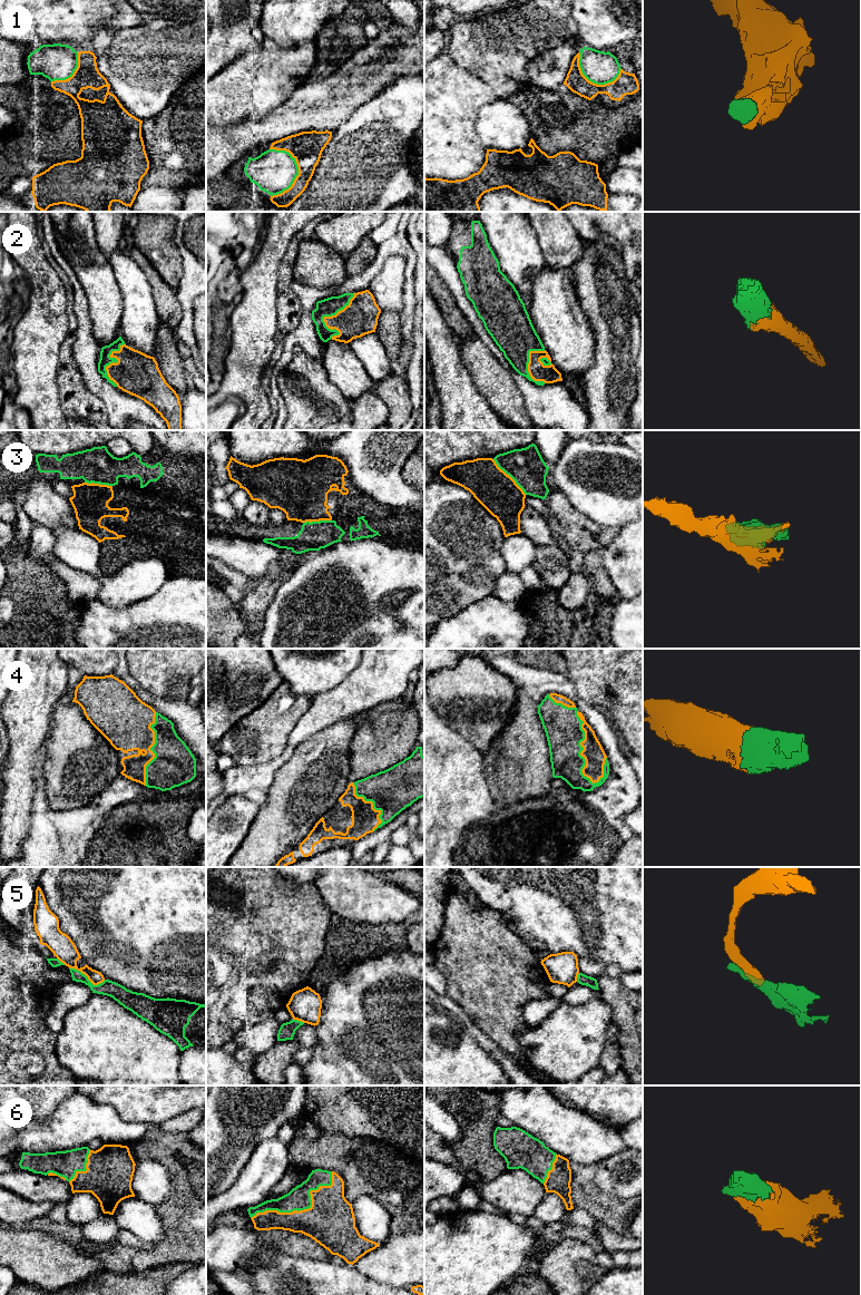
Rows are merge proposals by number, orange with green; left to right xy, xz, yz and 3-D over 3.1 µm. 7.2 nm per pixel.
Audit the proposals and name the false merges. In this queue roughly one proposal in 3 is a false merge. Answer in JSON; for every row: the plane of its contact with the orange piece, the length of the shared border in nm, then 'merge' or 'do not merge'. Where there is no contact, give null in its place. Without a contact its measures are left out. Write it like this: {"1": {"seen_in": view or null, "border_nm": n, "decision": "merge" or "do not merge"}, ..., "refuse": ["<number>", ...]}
{"1": {"seen_in": "xz", "border_nm": 360, "decision": "merge"}, "2": {"seen_in": "xz", "border_nm": 360, "decision": "merge"}, "3": {"seen_in": "yz", "border_nm": 360, "decision": "do not merge"}, "4": {"seen_in": "yz", "border_nm": 550, "decision": "merge"}, "5": {"seen_in": "xy", "border_nm": 280, "decision": "do not merge"}, "6": {"seen_in": "xz", "border_nm": 700, "decision": "merge"}, "refuse": ["3", "5"]}

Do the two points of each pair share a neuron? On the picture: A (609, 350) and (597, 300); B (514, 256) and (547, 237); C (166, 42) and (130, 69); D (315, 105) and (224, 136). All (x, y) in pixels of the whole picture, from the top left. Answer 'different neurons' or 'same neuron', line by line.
A: same neuron
B: different neurons
C: same neuron
D: same neuron

